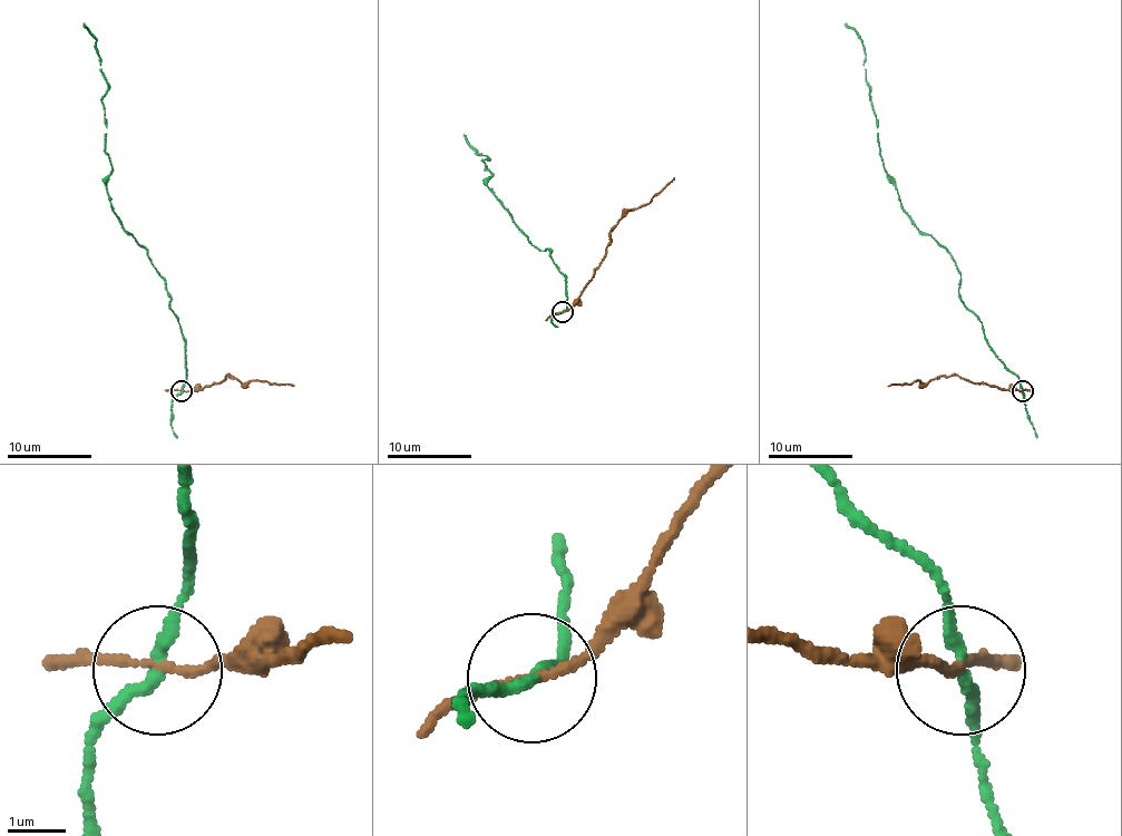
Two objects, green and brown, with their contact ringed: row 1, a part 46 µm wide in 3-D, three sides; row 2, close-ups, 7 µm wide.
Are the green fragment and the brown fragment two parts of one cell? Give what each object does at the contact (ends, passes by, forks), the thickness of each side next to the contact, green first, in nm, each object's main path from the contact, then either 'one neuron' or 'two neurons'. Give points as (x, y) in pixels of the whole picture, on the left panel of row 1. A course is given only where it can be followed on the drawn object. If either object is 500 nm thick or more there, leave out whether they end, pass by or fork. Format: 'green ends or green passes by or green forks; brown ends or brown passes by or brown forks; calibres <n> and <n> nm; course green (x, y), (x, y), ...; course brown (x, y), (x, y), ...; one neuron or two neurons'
green passes by; brown passes by; calibres 190 and 140 nm; course green (182, 391), (186, 347), (165, 280), (110, 203), (101, 104), (108, 83), (83, 23); course brown (182, 391), (212, 386), (228, 375), (243, 384), (264, 381), (294, 386); two neurons

